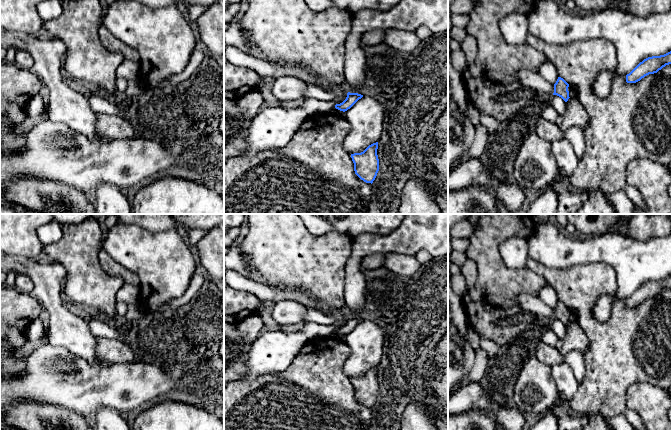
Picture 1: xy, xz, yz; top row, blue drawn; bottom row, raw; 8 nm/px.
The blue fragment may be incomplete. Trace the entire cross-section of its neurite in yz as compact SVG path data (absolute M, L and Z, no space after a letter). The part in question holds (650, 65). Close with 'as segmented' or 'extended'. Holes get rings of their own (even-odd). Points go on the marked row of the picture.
M671 51L664 55L648 57L626 75L626 82L636 83L649 74L657 73L669 64L671 64Z; as segmented

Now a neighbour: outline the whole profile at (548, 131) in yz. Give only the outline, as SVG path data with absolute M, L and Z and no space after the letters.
M540 117L536 122L535 132L548 142L554 142L564 138L564 132L558 127L556 123L549 122L548 120Z

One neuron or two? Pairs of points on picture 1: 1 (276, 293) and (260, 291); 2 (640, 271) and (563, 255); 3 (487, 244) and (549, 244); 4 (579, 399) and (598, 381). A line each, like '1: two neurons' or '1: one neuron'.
1: one neuron
2: one neuron
3: two neurons
4: one neuron

